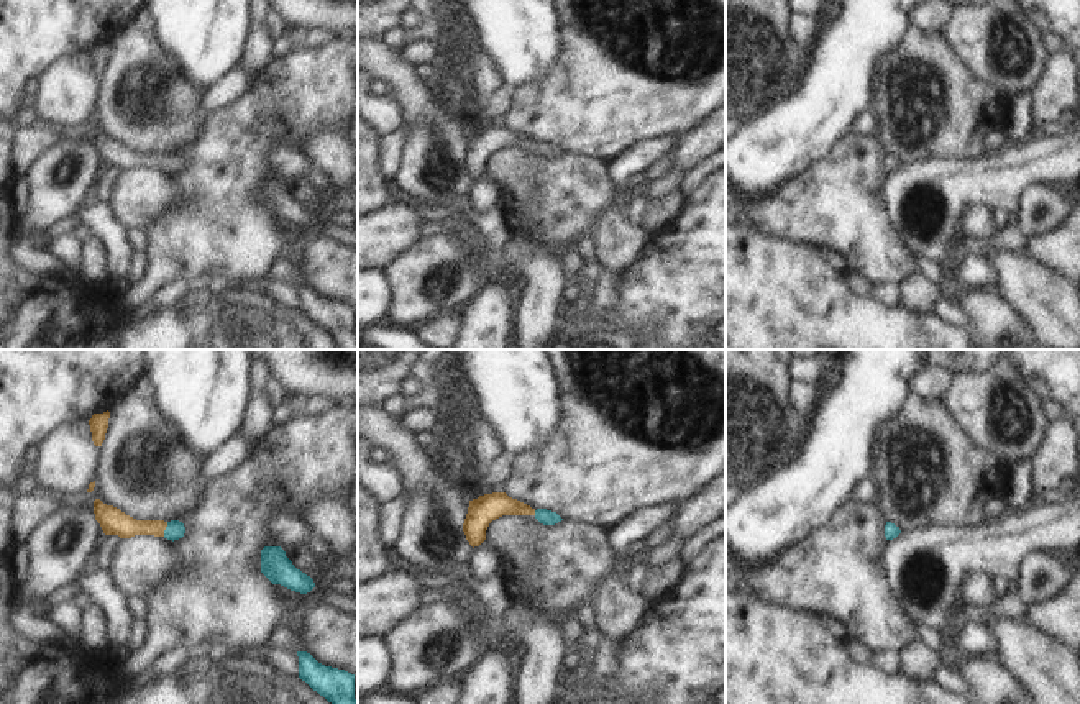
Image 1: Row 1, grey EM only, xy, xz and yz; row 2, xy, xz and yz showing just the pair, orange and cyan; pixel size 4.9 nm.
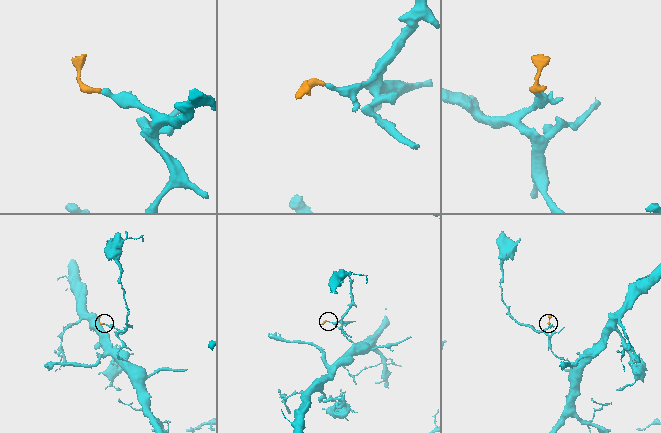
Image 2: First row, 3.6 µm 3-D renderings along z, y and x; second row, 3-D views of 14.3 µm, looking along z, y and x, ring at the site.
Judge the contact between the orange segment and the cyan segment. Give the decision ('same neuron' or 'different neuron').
same neuron

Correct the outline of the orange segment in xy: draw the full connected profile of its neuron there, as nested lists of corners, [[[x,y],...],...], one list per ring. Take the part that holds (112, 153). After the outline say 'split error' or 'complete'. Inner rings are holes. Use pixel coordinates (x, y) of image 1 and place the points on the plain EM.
[[[100,131],[94,133],[94,146],[105,167],[118,167],[120,171],[154,167],[174,174],[185,166],[185,159],[179,153],[136,153],[120,141],[103,136]]]; split error

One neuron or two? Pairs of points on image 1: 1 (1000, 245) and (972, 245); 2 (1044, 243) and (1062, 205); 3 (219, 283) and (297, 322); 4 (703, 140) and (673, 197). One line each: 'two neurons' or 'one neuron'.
1: one neuron
2: two neurons
3: one neuron
4: two neurons

